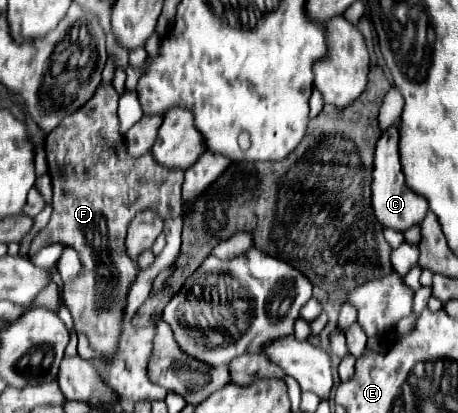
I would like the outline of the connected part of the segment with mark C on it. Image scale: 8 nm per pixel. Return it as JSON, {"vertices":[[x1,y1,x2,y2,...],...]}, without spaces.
{"vertices":[[392,125,382,133,378,139,376,151,374,151,374,173,372,173,372,209,376,219,394,231,406,231,412,225,418,225,426,213,428,213,428,201,414,193,406,181,404,173,400,169,400,159,398,159,398,127]]}

